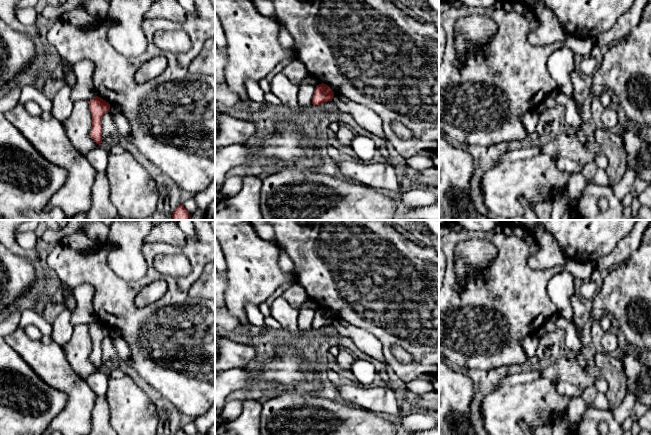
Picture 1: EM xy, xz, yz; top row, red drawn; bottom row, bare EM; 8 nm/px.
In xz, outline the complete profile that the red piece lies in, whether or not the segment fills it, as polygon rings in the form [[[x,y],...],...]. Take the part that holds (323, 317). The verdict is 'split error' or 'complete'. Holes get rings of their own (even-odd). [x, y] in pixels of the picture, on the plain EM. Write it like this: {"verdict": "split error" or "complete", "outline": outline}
{"verdict": "complete", "outline": [[[322,307],[317,309],[315,312],[314,319],[312,322],[312,328],[322,329],[325,326],[332,325],[333,321],[334,317],[332,313],[328,309]]]}

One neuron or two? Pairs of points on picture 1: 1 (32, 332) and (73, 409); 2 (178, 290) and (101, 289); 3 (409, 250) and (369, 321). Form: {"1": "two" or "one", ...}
{"1": "two", "2": "one", "3": "one"}

